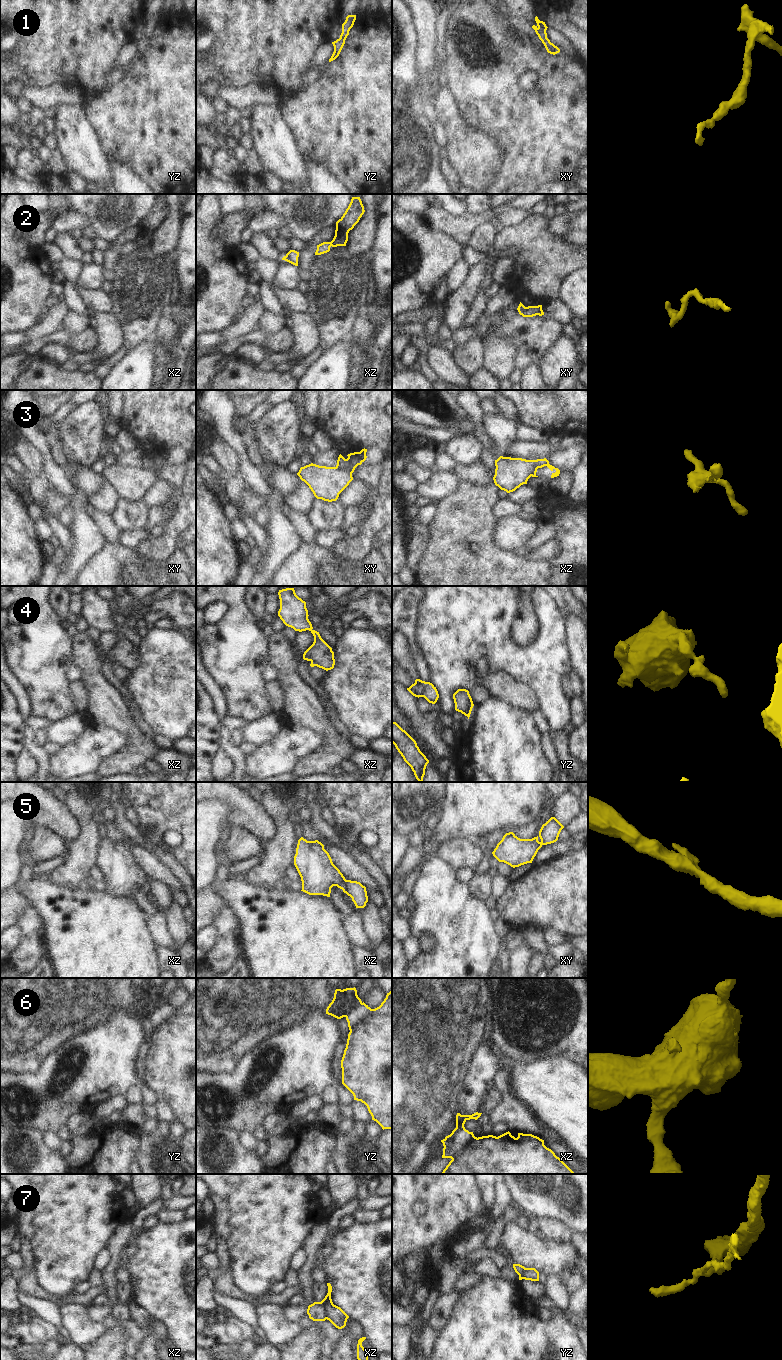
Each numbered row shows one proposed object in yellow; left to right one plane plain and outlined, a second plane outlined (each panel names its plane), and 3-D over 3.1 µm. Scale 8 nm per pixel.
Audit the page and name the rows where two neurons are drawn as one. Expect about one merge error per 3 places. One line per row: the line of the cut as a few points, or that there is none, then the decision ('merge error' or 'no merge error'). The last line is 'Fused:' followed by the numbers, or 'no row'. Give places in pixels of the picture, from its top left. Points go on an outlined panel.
1: no cut; no merge error
2: no cut; no merge error
3: cut in xy along (347, 459), (345, 467), (335, 467); merge error
4: no cut; no merge error
5: cut in xz along (346, 880), (341, 888); merge error
6: cut in yz along (362, 1003), (354, 1007), (346, 1017); merge error
7: cut in xz along (326, 1299), (323, 1306), (327, 1318); merge error
Fused: 3, 5, 6, 7

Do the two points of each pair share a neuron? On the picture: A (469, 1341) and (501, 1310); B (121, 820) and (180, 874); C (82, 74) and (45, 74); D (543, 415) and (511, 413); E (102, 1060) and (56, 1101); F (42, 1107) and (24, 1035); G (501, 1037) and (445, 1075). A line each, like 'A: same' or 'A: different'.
A: same
B: same
C: same
D: different
E: same
F: different
G: different

